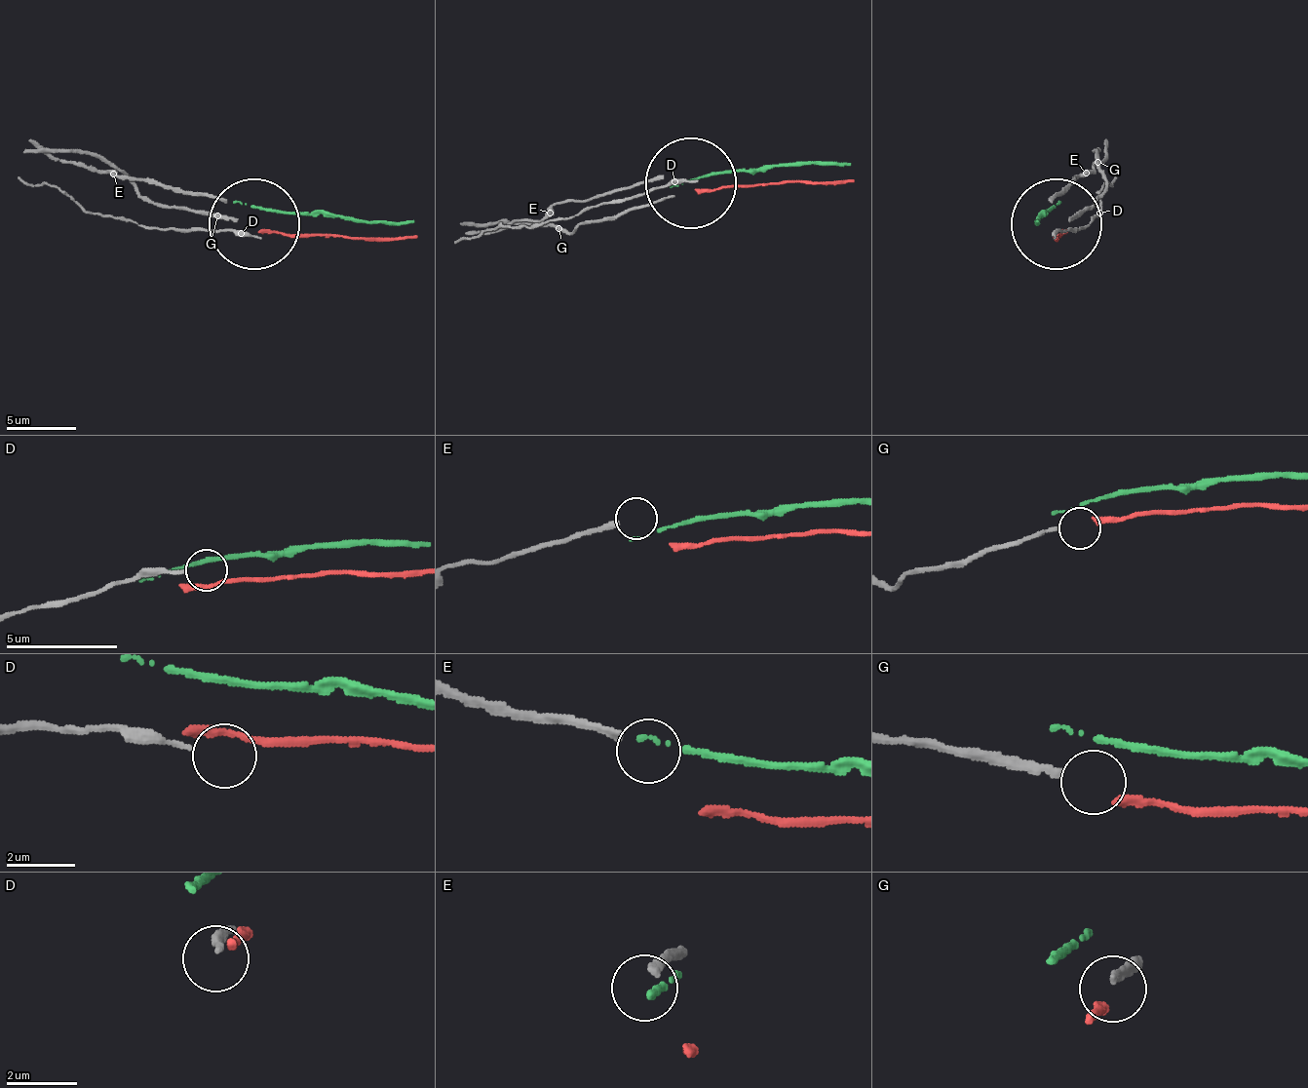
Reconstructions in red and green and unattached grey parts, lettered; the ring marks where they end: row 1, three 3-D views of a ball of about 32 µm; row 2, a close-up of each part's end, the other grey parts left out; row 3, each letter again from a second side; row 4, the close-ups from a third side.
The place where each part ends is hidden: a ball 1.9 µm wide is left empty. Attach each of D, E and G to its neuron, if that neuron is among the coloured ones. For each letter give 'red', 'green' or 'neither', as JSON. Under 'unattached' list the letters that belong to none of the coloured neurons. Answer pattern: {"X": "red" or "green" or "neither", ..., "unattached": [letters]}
{"D": "neither", "E": "neither", "G": "neither", "unattached": ["D", "E", "G"]}

